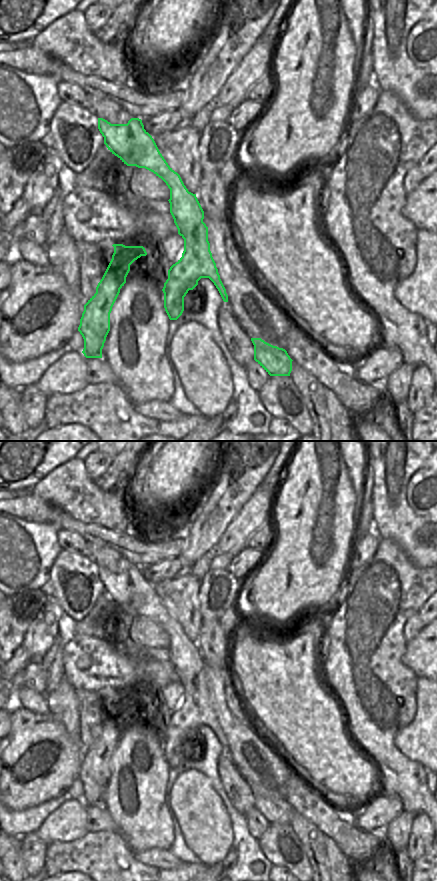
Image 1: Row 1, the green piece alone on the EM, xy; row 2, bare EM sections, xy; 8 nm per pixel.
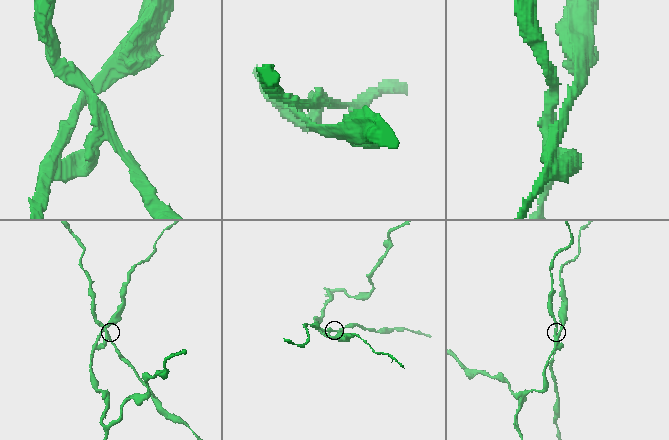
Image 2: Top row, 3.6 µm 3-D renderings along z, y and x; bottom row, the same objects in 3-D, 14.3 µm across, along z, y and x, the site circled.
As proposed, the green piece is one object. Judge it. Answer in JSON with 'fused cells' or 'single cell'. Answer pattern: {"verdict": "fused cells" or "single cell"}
{"verdict": "fused cells"}

